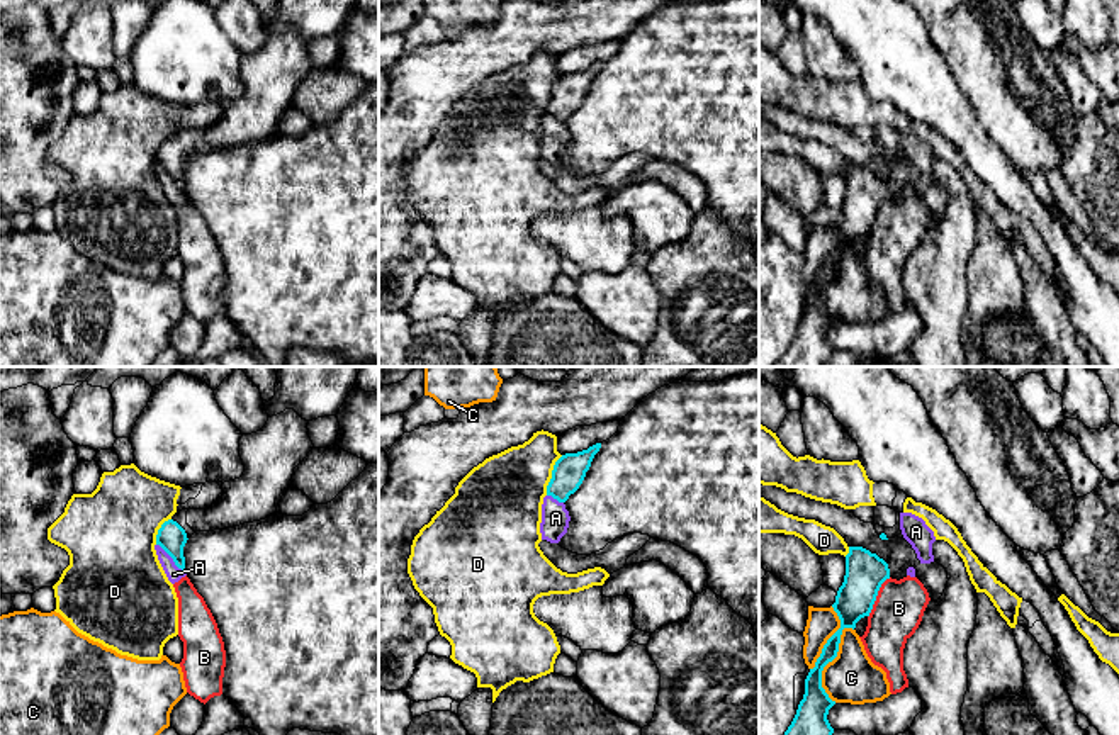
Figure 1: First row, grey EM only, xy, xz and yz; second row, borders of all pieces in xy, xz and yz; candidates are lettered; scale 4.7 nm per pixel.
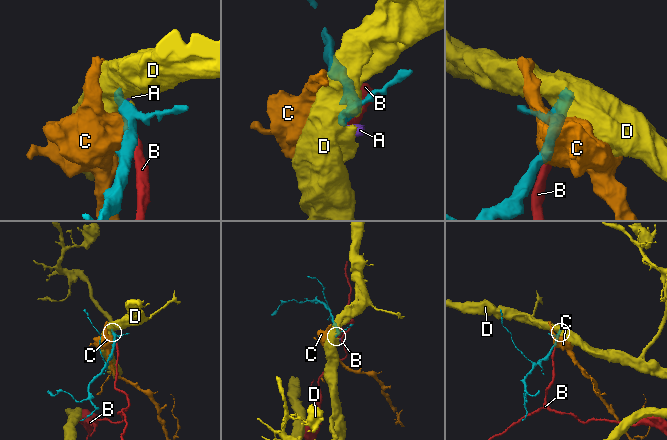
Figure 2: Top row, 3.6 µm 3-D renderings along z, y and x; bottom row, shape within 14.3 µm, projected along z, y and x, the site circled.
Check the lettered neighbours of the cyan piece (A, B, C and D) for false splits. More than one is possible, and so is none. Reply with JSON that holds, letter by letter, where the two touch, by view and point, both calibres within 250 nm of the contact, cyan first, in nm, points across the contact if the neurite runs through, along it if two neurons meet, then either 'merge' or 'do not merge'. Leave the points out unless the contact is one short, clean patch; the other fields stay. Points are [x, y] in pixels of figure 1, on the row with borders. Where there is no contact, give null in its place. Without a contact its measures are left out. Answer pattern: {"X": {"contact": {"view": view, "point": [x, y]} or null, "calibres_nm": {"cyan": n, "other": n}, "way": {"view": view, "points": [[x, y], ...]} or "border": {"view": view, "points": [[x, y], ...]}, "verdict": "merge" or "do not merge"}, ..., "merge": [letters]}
{"A": {"contact": {"view": "xy", "point": [172, 557]}, "calibres_nm": {"cyan": 140, "other": 70}, "border": {"view": "xy", "points": [[157, 544], [184, 572]]}, "verdict": "do not merge"}, "B": {"contact": {"view": "yz", "point": [877, 594]}, "calibres_nm": {"cyan": 190, "other": 240}, "verdict": "do not merge"}, "C": {"contact": {"view": "yz", "point": [836, 656]}, "calibres_nm": {"cyan": 150, "other": 240}, "border": {"view": "yz", "points": [[831, 606], [841, 642], [822, 671], [822, 688], [836, 701]]}, "verdict": "do not merge"}, "D": {"contact": {"view": "xz", "point": [552, 476]}, "calibres_nm": {"cyan": 160, "other": 360}, "verdict": "do not merge"}, "merge": []}

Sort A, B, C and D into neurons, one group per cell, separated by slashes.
A B / C / D

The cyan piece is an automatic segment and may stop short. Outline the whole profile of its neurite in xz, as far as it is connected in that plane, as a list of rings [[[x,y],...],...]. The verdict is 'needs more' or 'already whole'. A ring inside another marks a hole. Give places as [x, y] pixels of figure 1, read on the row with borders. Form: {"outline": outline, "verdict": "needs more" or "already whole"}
{"outline": [[[596,443],[588,450],[562,455],[554,465],[552,479],[547,485],[547,496],[552,496],[559,502],[565,502],[582,484],[599,448],[601,443]]], "verdict": "already whole"}

